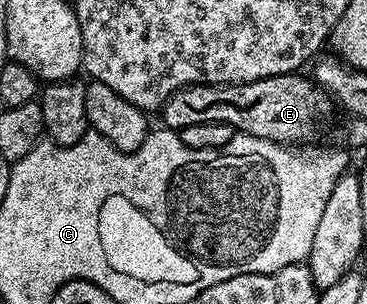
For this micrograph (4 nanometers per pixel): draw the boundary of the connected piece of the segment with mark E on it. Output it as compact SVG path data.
M291 73L289 75L277 75L276 77L268 77L267 79L257 79L251 83L227 83L225 85L221 83L191 83L188 87L181 87L176 89L170 94L166 99L166 104L160 108L160 116L167 128L173 129L177 132L182 132L185 127L192 125L193 123L227 123L232 125L235 132L241 133L243 135L251 135L252 137L260 137L261 139L270 139L274 143L280 143L283 145L302 145L306 138L314 131L314 122L317 121L321 115L326 115L332 108L332 100L329 95L326 94L323 88L317 86L313 78L307 77L306 79L302 76L302 73Z

